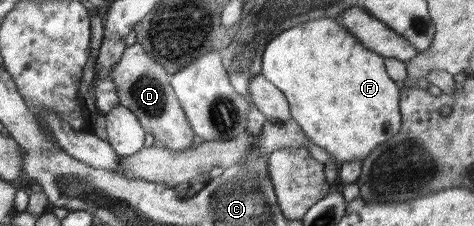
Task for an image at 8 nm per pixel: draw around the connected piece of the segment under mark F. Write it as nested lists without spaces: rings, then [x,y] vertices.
[[[312,18],[272,38],[263,52],[261,76],[285,95],[291,119],[297,123],[301,132],[306,134],[306,138],[322,150],[326,150],[337,164],[363,160],[376,146],[384,144],[386,140],[400,133],[401,85],[388,76],[384,57],[364,48],[362,42],[356,36],[352,36],[342,24],[336,22],[335,18]]]

